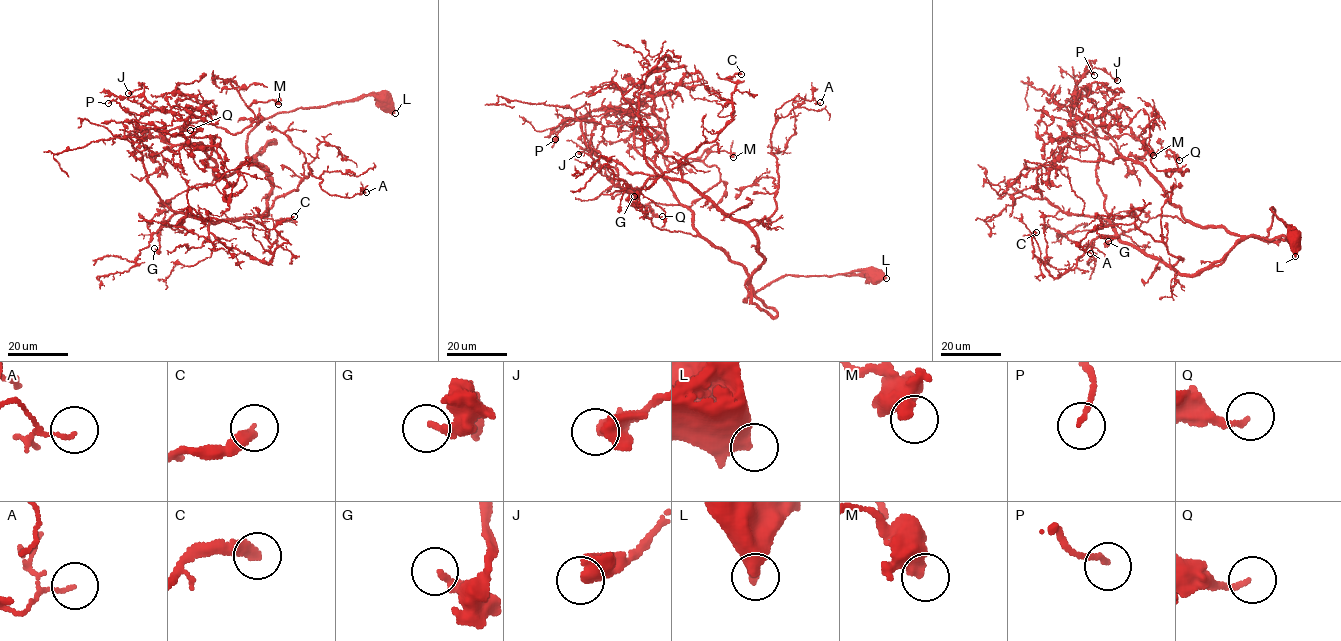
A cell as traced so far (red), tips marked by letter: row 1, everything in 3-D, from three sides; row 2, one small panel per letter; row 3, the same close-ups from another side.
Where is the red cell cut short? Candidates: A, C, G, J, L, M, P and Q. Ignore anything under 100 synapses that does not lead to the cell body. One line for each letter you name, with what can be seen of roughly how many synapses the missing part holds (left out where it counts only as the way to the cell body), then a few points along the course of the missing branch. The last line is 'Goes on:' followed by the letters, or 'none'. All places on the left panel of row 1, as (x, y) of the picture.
Goes on: none

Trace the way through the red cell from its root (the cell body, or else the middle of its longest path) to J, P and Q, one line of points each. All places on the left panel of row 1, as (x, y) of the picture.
J: (382, 101), (266, 118), (248, 135), (257, 161), (219, 178), (187, 120), (142, 82), (128, 93)
P: (382, 101), (266, 118), (248, 135), (257, 161), (219, 178), (187, 120), (142, 96), (108, 103)
Q: (382, 101), (362, 94), (266, 118), (248, 135), (257, 161), (219, 178), (204, 146), (165, 137), (190, 130)

